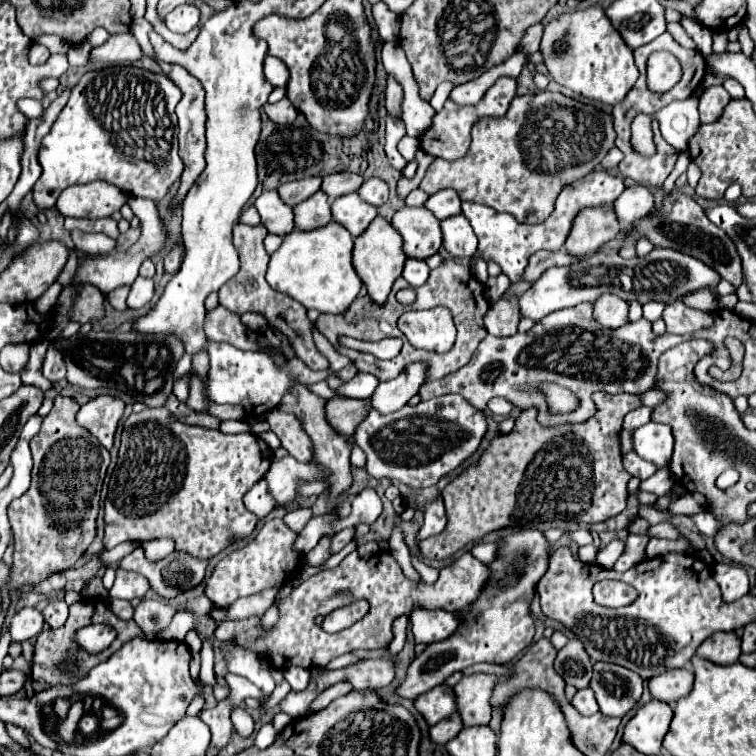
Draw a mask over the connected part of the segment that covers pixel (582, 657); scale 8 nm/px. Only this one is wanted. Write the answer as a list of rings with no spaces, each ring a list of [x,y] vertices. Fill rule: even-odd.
[[[570,639],[554,659],[556,673],[566,681],[566,685],[574,685],[576,689],[584,689],[592,677],[592,663],[582,643]]]

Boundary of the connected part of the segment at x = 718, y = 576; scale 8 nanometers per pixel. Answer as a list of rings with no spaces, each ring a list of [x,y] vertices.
[[[714,563],[712,573],[714,573],[714,581],[718,581],[718,585],[722,589],[724,601],[736,601],[736,599],[744,597],[750,589],[744,567],[736,567],[736,565],[728,565],[728,563],[718,563],[718,565]]]

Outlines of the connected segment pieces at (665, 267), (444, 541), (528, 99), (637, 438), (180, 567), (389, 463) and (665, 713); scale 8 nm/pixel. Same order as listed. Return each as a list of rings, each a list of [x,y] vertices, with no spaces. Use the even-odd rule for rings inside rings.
[[[652,249],[646,257],[632,257],[632,259],[622,259],[618,253],[596,253],[592,257],[586,257],[584,261],[572,263],[570,267],[548,269],[526,293],[518,297],[518,305],[522,317],[540,321],[552,311],[574,307],[584,301],[592,303],[604,293],[616,293],[624,301],[628,303],[638,301],[640,305],[648,301],[672,303],[698,289],[714,291],[718,283],[720,283],[718,271],[710,269],[710,265],[698,261],[696,257],[684,255],[674,249]]]
[[[594,393],[596,413],[584,423],[566,423],[556,427],[542,427],[536,419],[538,409],[524,409],[512,433],[498,435],[488,451],[480,457],[476,467],[470,467],[454,481],[450,481],[444,491],[444,505],[448,513],[448,525],[442,533],[428,537],[420,543],[422,557],[430,559],[444,559],[456,553],[458,549],[480,541],[486,533],[508,527],[508,525],[532,525],[540,521],[578,521],[578,523],[600,523],[606,521],[626,509],[628,499],[628,481],[630,473],[622,465],[622,451],[620,451],[620,431],[626,413],[638,409],[642,405],[640,395],[608,395],[608,393]]]
[[[540,91],[516,97],[504,117],[484,117],[478,121],[478,125],[472,127],[472,145],[466,157],[454,161],[436,159],[428,167],[420,183],[420,189],[428,195],[440,189],[454,189],[460,195],[460,199],[488,205],[498,213],[508,213],[516,217],[518,223],[528,223],[528,225],[542,223],[552,213],[554,201],[562,191],[562,187],[594,171],[600,165],[600,161],[606,157],[606,153],[614,147],[616,131],[612,121],[614,121],[612,115],[592,105],[574,101],[562,93]]]
[[[650,421],[634,431],[634,451],[642,459],[654,463],[656,467],[670,465],[672,447],[674,447],[672,429],[664,423]]]
[[[134,549],[120,561],[120,567],[146,577],[150,581],[150,589],[162,599],[174,599],[204,581],[208,563],[210,561],[198,561],[196,557],[190,557],[190,553],[178,551],[172,551],[164,561],[152,563],[146,561],[142,549]]]
[[[442,395],[420,401],[416,407],[404,405],[392,415],[380,415],[372,409],[356,429],[356,443],[368,457],[366,471],[372,477],[388,477],[412,489],[424,489],[436,485],[470,459],[478,451],[486,431],[488,423],[482,411],[460,395]]]
[[[652,699],[636,711],[626,723],[622,743],[632,745],[644,755],[656,755],[662,751],[662,739],[670,729],[672,707],[668,703]]]

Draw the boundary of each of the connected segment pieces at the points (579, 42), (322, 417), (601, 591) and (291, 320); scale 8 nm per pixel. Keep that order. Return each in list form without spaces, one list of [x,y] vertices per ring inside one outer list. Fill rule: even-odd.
[[[598,5],[568,11],[548,21],[544,25],[540,53],[544,57],[544,65],[550,77],[556,83],[588,99],[596,99],[608,105],[616,105],[618,101],[622,101],[638,79],[638,67],[632,61],[632,49],[624,43],[622,35],[610,25],[610,19],[606,17],[604,9]],[[556,37],[562,37],[564,43],[564,51],[560,55],[556,55]]]
[[[294,385],[290,389],[288,395],[284,395],[282,403],[278,405],[280,411],[286,411],[286,413],[292,413],[300,419],[304,431],[310,435],[310,439],[314,441],[314,463],[318,465],[324,465],[332,471],[332,475],[328,477],[328,485],[330,485],[330,491],[332,495],[338,495],[342,493],[344,489],[350,487],[352,483],[352,475],[350,475],[350,451],[352,451],[352,443],[348,441],[348,437],[342,437],[338,435],[338,431],[334,431],[334,427],[326,421],[326,411],[324,411],[324,405],[326,405],[326,399],[314,395],[312,391],[306,389],[306,385]]]
[[[602,581],[594,585],[594,601],[606,607],[626,607],[636,601],[638,591],[622,581]]]
[[[244,223],[234,225],[234,245],[236,245],[236,251],[240,257],[240,271],[226,285],[222,285],[222,289],[218,289],[218,303],[238,315],[250,313],[250,311],[260,313],[268,321],[270,327],[274,327],[276,331],[280,331],[282,335],[288,337],[288,343],[294,349],[296,357],[300,357],[310,369],[314,369],[314,371],[328,369],[330,367],[328,359],[322,353],[318,353],[318,349],[314,345],[314,339],[312,339],[314,323],[306,317],[306,309],[302,305],[298,305],[296,301],[292,301],[290,297],[276,293],[264,279],[268,257],[270,257],[264,249],[266,235],[268,235],[268,231],[262,225],[256,225],[256,227],[244,225]]]

